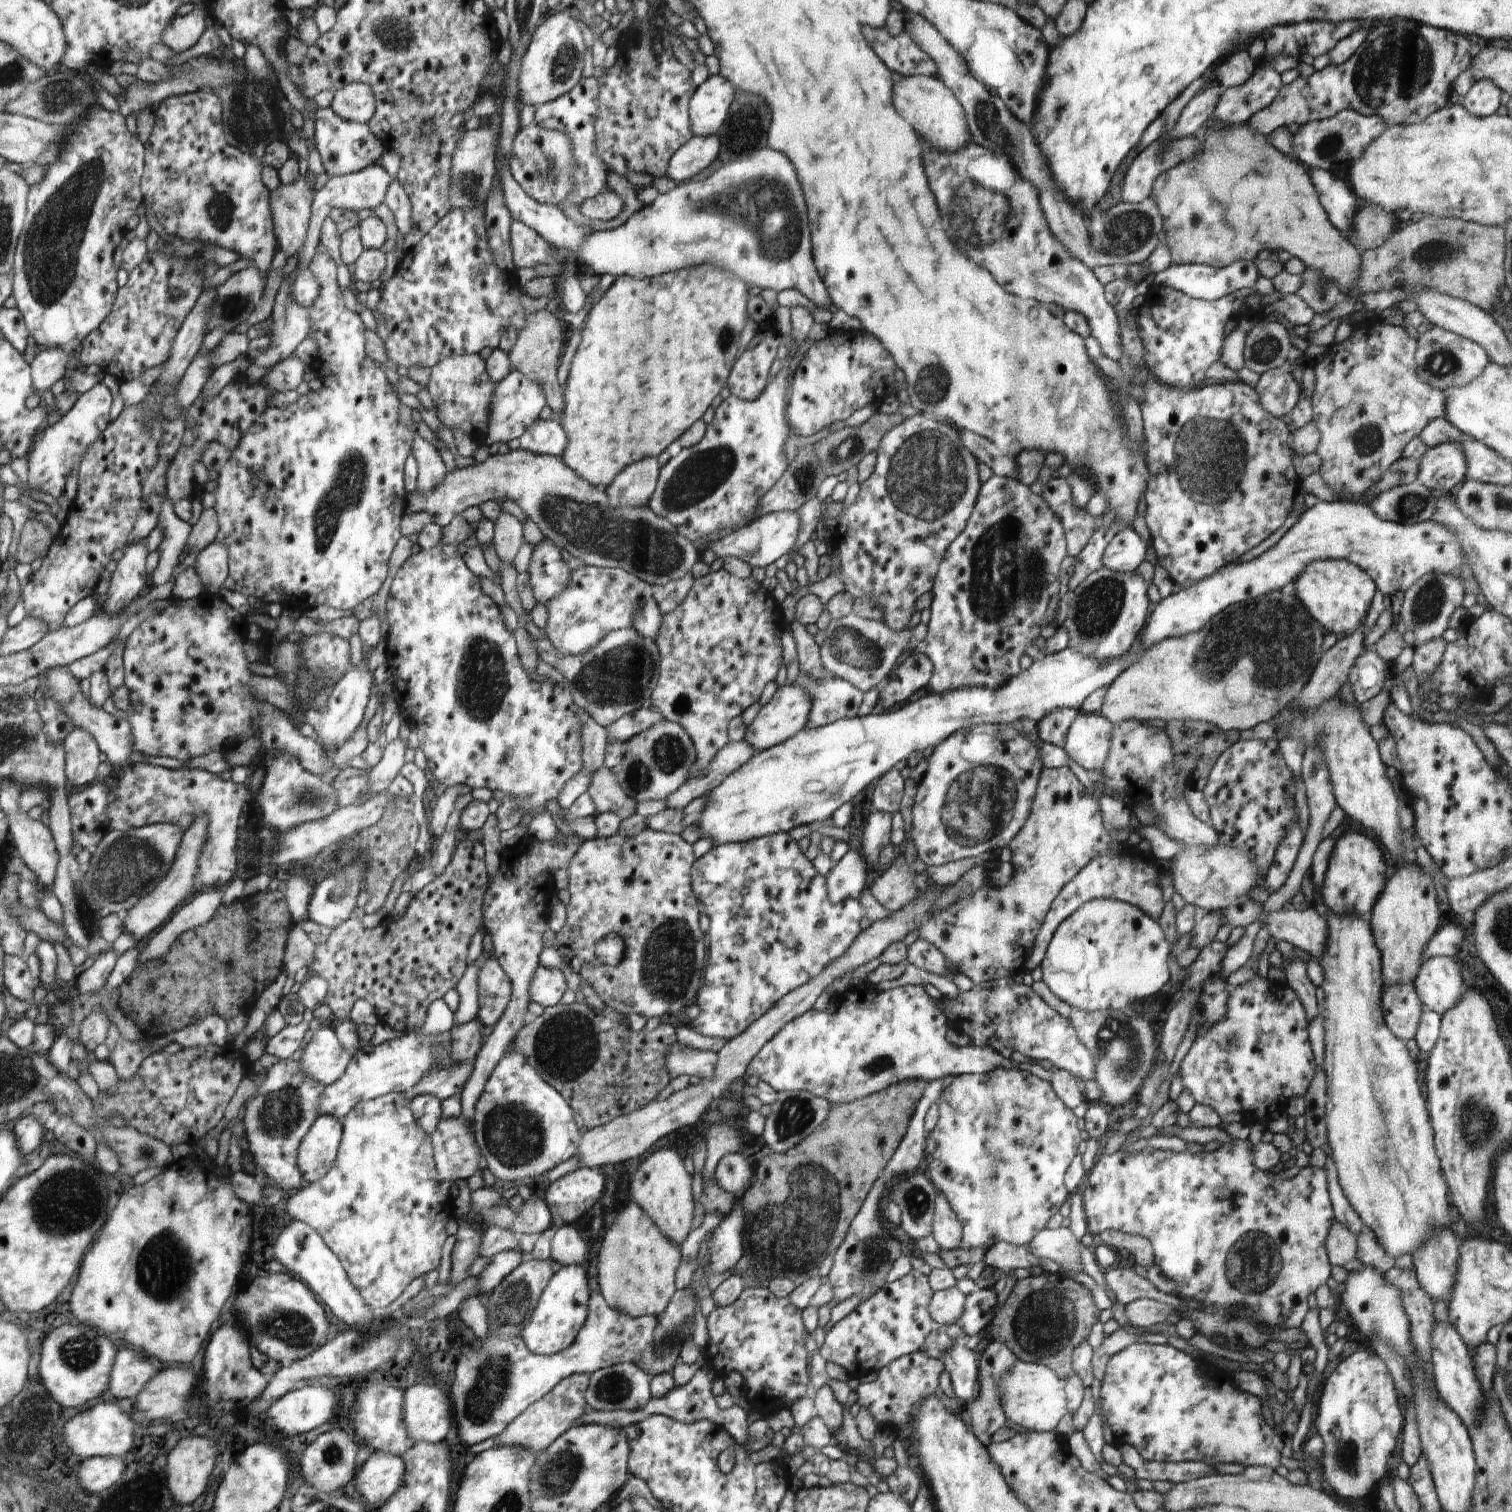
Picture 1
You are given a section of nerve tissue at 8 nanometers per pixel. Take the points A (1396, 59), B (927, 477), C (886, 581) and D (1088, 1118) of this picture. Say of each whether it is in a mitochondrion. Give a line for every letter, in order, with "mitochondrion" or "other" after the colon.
A: mitochondrion
B: mitochondrion
C: other
D: other

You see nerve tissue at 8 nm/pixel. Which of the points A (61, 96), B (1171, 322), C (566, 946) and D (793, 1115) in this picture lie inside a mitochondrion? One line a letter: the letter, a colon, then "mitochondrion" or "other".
A: mitochondrion
B: other
C: other
D: mitochondrion

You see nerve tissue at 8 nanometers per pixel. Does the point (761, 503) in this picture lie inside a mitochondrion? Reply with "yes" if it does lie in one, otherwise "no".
no

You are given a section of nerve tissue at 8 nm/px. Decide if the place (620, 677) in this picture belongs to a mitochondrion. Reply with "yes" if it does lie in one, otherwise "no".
yes

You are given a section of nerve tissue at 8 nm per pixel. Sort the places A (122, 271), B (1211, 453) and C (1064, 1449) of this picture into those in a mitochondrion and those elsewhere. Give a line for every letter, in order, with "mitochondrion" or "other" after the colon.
A: other
B: mitochondrion
C: other

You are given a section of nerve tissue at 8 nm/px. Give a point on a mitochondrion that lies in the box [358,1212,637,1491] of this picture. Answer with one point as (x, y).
(487, 1393)

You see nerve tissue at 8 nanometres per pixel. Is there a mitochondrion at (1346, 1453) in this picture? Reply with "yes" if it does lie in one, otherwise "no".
yes

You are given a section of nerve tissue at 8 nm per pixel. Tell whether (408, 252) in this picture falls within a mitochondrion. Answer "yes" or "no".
no

